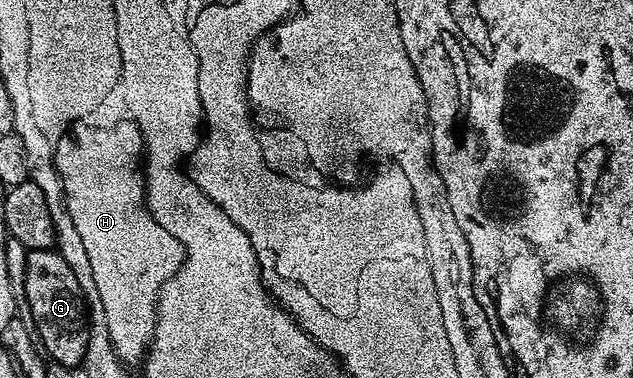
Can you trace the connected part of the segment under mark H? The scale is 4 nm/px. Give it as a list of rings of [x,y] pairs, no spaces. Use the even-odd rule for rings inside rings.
[[[117,126],[117,130],[88,130],[79,128],[73,139],[61,146],[57,159],[61,163],[59,176],[62,186],[69,193],[69,211],[72,223],[81,230],[83,249],[93,262],[93,275],[101,286],[101,298],[105,298],[105,311],[109,313],[109,330],[113,330],[113,342],[125,358],[137,358],[141,347],[153,328],[153,297],[157,286],[182,263],[177,241],[143,209],[143,188],[137,179],[137,153],[141,147],[138,129],[133,126]]]

